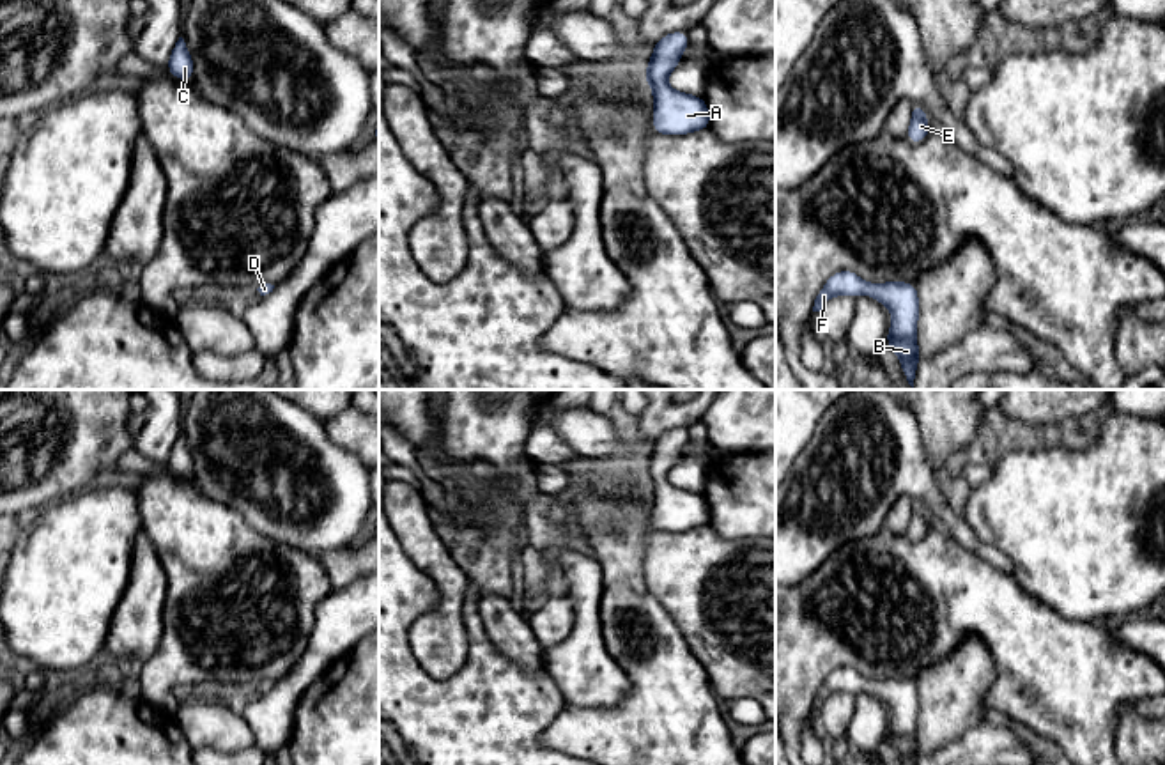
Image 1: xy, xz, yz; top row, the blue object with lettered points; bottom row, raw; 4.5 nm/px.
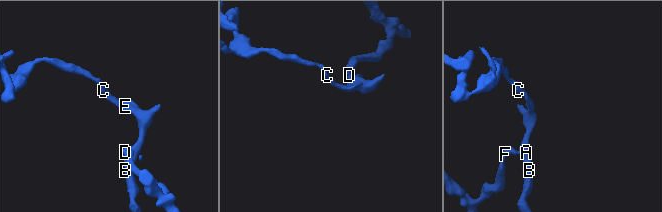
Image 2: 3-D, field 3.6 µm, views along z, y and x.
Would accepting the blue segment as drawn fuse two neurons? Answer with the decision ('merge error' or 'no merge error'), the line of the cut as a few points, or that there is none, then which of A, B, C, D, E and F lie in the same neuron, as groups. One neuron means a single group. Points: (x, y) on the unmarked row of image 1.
no merge error; no cut; A B C D E F

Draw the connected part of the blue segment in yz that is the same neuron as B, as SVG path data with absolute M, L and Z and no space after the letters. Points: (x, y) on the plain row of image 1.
M839 668L829 675L814 696L813 708L837 691L859 694L869 691L892 708L892 722L887 730L887 740L899 753L901 765L917 765L917 684L907 678L866 680L853 668Z

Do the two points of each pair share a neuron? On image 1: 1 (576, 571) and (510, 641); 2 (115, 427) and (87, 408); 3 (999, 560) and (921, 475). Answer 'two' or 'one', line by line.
1: two
2: one
3: one

